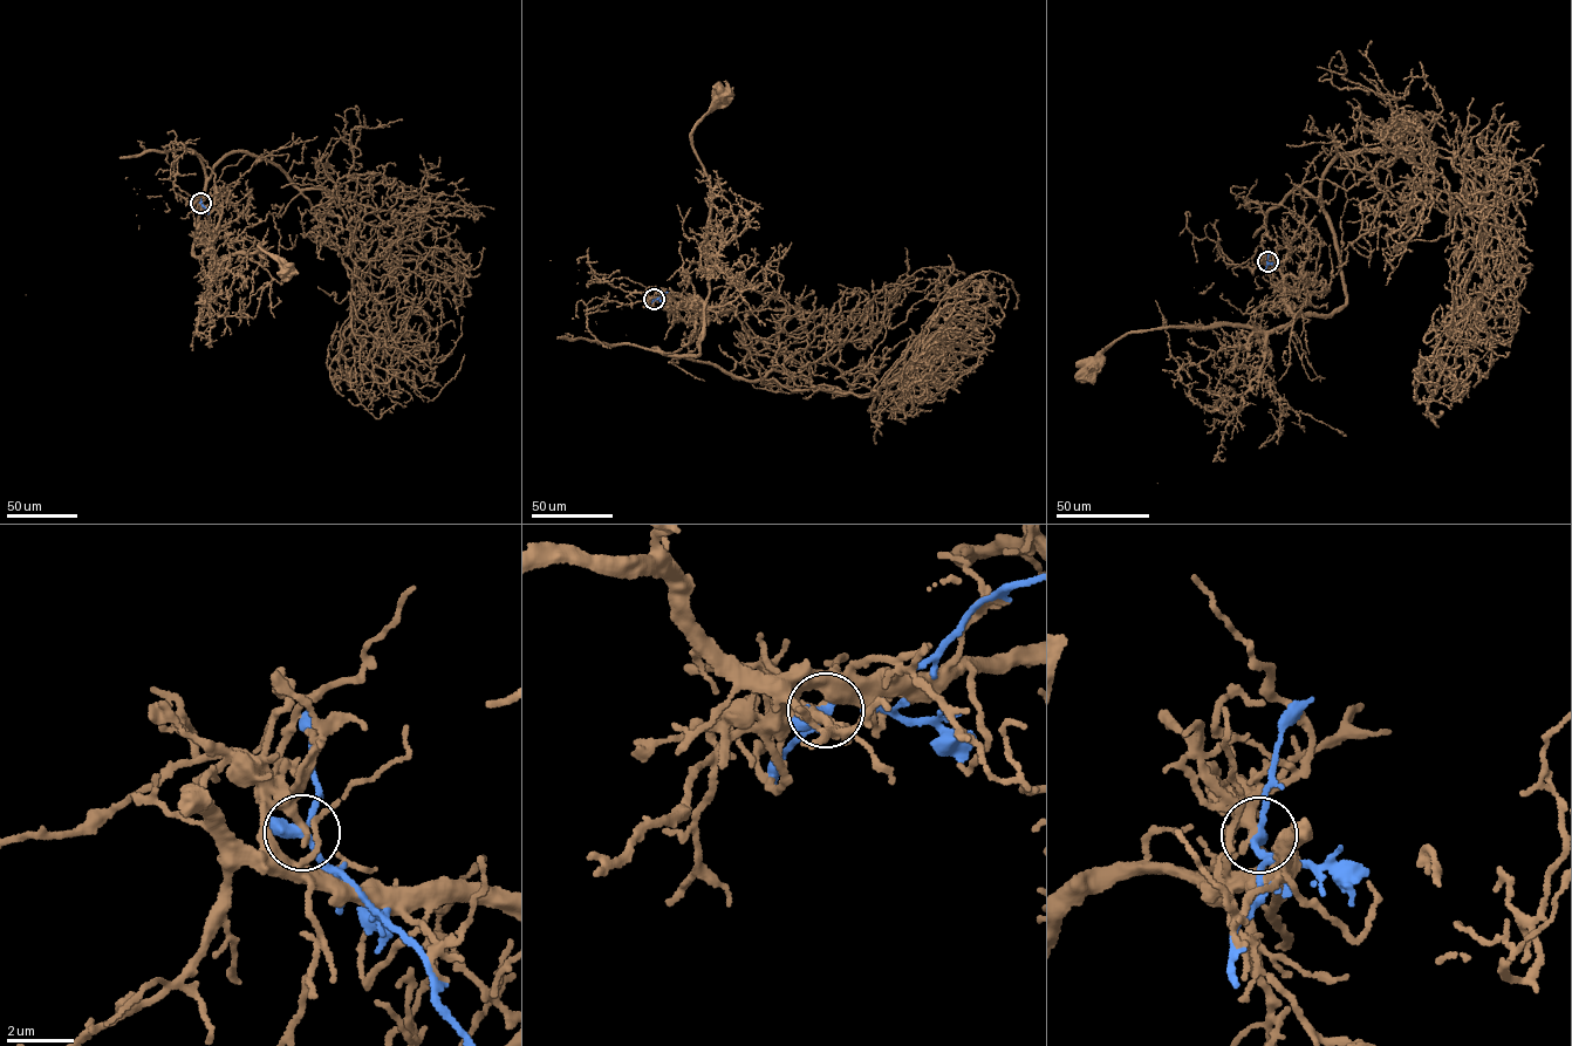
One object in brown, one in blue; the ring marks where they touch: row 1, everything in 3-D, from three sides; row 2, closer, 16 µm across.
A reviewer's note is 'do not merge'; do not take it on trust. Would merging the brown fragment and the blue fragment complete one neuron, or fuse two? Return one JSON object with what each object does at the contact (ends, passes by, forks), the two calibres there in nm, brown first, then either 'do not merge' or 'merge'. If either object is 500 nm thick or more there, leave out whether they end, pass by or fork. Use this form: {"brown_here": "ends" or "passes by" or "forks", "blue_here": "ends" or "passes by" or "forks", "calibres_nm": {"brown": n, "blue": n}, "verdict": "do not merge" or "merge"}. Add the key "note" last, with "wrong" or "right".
{"brown_here": "ends", "blue_here": "passes by", "calibres_nm": {"brown": 320, "blue": 320}, "verdict": "do not merge", "note": "right"}

